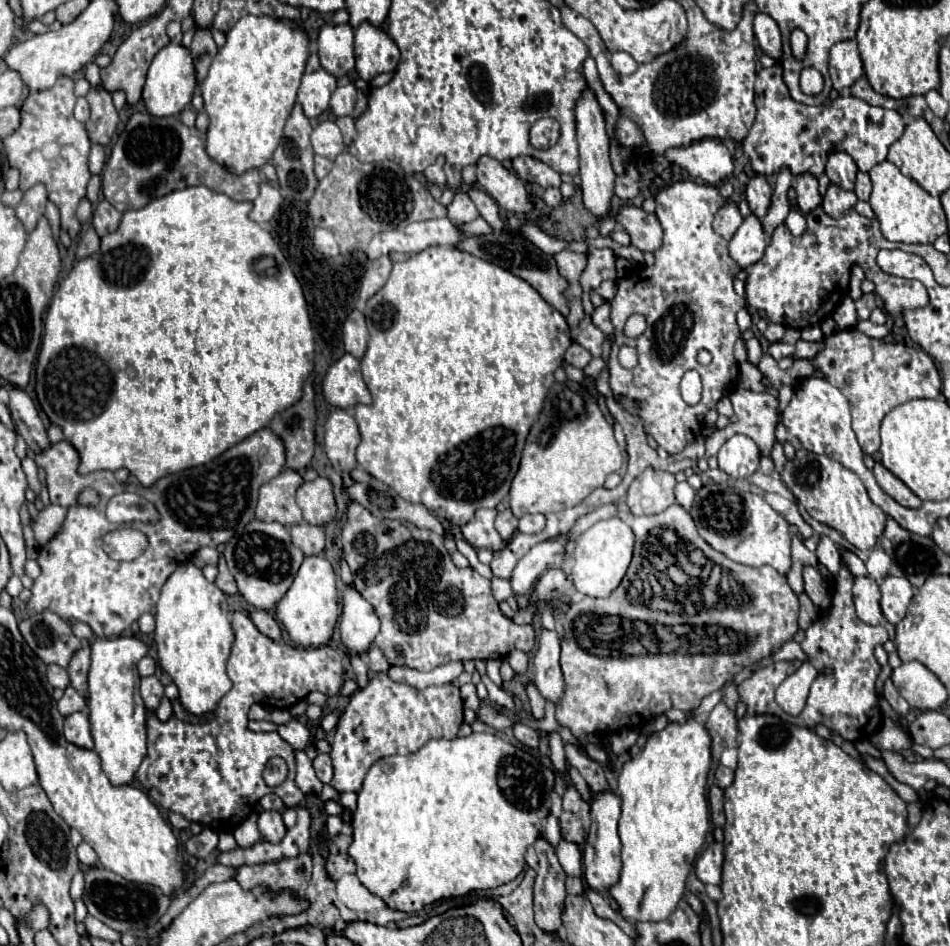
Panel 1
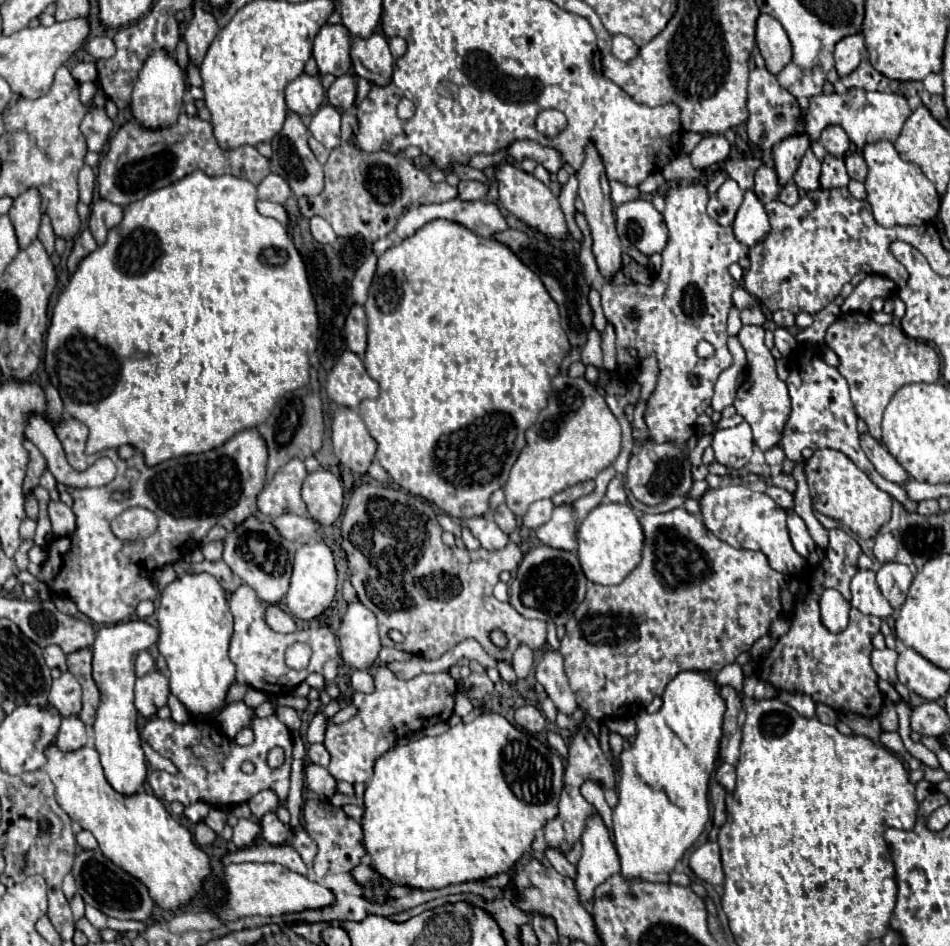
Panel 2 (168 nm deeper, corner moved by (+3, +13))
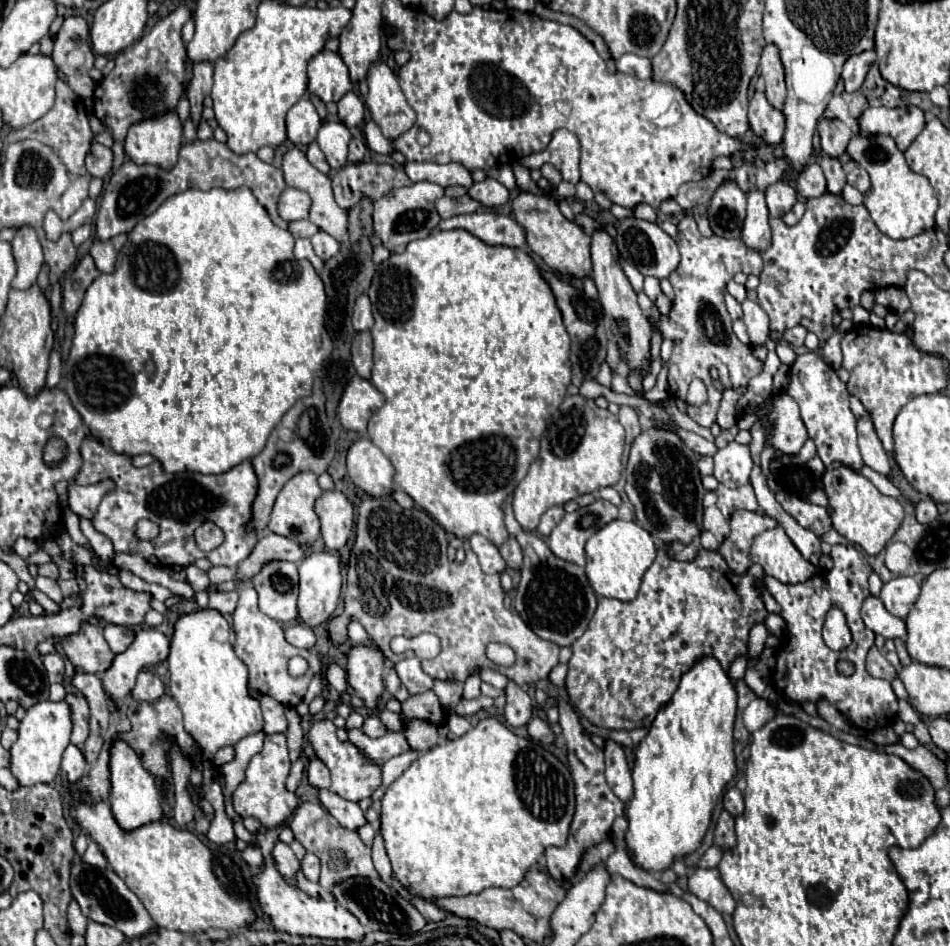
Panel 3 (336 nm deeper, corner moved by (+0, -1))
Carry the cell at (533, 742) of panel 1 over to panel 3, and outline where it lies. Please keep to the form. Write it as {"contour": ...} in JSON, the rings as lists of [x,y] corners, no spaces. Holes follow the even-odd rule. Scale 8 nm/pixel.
{"contour":[[[533,718],[529,724],[527,724],[527,730],[529,730],[529,736],[541,744],[553,744],[555,742],[555,734],[551,730],[551,726],[541,720],[541,718]]]}

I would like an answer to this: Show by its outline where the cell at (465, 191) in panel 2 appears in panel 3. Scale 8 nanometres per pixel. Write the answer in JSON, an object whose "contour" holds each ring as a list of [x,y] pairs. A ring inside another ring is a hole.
{"contour":[[[485,178],[483,182],[475,182],[469,188],[469,196],[479,200],[487,208],[495,208],[495,206],[501,206],[509,200],[509,190],[503,184],[499,184],[497,180]]]}

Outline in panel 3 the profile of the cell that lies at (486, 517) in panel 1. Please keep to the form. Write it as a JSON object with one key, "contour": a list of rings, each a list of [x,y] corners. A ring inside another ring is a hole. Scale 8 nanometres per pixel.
{"contour":[[[475,534],[469,538],[471,542],[471,550],[477,554],[479,558],[479,564],[483,568],[483,572],[487,574],[499,574],[507,568],[507,564],[503,562],[497,546],[493,546],[487,538],[483,538],[481,534]]]}

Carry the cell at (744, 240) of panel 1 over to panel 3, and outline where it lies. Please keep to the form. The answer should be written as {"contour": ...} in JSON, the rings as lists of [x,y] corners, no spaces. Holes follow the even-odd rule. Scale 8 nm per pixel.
{"contour":[[[753,190],[747,194],[747,218],[741,232],[743,242],[751,250],[765,250],[771,244],[771,228],[769,228],[769,210],[765,204],[763,190]]]}

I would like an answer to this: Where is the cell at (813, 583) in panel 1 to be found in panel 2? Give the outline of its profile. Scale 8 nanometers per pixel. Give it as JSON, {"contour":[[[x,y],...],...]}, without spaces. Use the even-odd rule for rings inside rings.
{"contour":[[[788,512],[788,530],[790,530],[790,540],[792,540],[792,544],[794,544],[794,550],[796,550],[802,558],[808,558],[817,546],[814,540],[810,538],[804,520],[802,520],[800,516],[796,516],[794,512]]]}

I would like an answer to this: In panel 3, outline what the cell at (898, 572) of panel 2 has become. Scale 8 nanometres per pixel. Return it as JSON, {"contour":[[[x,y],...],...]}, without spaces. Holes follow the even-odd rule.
{"contour":[[[897,576],[897,578],[889,580],[887,584],[883,584],[879,598],[893,616],[905,618],[909,614],[911,606],[919,598],[919,588],[921,588],[921,582],[917,578]]]}

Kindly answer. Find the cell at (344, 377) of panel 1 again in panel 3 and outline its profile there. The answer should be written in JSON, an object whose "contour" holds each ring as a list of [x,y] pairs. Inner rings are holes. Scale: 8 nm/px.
{"contour":[[[355,376],[343,392],[337,416],[347,430],[365,432],[371,414],[377,412],[383,404],[383,394],[369,380]]]}

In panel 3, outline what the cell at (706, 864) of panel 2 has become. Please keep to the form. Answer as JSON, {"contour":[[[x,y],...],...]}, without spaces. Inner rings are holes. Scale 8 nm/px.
{"contour":[[[697,868],[689,880],[687,880],[687,886],[689,890],[703,902],[715,906],[715,910],[719,910],[723,916],[731,916],[737,902],[735,898],[731,896],[731,892],[727,890],[727,886],[723,884],[721,876],[719,876],[719,870],[717,868],[711,868],[711,870],[703,870],[703,868]]]}

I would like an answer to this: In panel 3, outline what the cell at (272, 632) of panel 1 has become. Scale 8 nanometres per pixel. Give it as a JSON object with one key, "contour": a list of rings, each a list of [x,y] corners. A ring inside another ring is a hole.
{"contour":[[[305,624],[289,626],[289,628],[285,630],[285,638],[287,638],[289,644],[293,644],[293,646],[297,646],[297,648],[307,648],[307,650],[311,650],[313,644],[315,644],[315,634],[313,634],[313,630],[311,630],[309,626],[305,626]]]}

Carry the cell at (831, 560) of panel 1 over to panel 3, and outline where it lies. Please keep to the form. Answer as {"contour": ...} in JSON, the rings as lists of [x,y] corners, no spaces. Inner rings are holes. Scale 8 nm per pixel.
{"contour":[[[805,352],[797,356],[791,366],[791,382],[787,386],[787,394],[797,400],[809,438],[815,440],[817,456],[825,462],[825,466],[831,462],[843,462],[855,470],[863,466],[857,446],[855,416],[849,408],[849,392],[845,382],[839,380],[837,372],[817,352]]]}

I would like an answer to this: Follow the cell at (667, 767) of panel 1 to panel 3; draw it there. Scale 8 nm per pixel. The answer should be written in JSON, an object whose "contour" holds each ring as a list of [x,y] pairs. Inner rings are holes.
{"contour":[[[713,656],[699,658],[679,682],[673,698],[661,706],[647,736],[639,742],[633,766],[635,794],[627,802],[625,816],[629,830],[625,834],[627,846],[633,850],[633,862],[649,872],[667,870],[673,860],[695,852],[709,828],[717,798],[733,780],[735,752],[733,752],[733,722],[737,712],[737,692],[727,670]]]}

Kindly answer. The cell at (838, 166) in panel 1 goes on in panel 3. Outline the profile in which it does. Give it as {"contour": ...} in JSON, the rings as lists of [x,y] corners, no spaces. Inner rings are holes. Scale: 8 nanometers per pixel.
{"contour":[[[821,118],[819,124],[817,124],[817,132],[819,132],[819,138],[821,138],[821,148],[825,154],[833,156],[833,158],[839,158],[843,156],[853,132],[847,124],[843,124],[841,120],[833,118],[833,120],[827,120],[827,118]]]}

